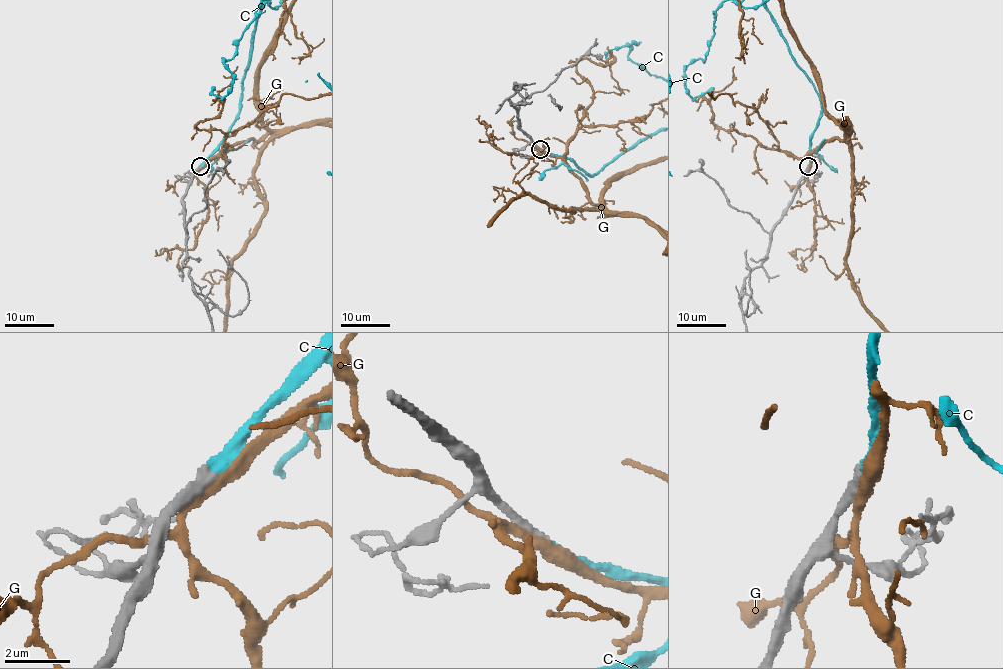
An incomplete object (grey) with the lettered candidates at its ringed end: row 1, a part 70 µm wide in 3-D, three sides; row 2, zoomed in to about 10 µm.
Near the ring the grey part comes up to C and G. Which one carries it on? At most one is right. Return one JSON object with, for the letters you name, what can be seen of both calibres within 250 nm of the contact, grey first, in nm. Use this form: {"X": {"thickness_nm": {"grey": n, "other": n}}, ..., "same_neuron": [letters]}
{"C": {"thickness_nm": {"grey": 320, "other": 400}}, "same_neuron": ["C"]}

